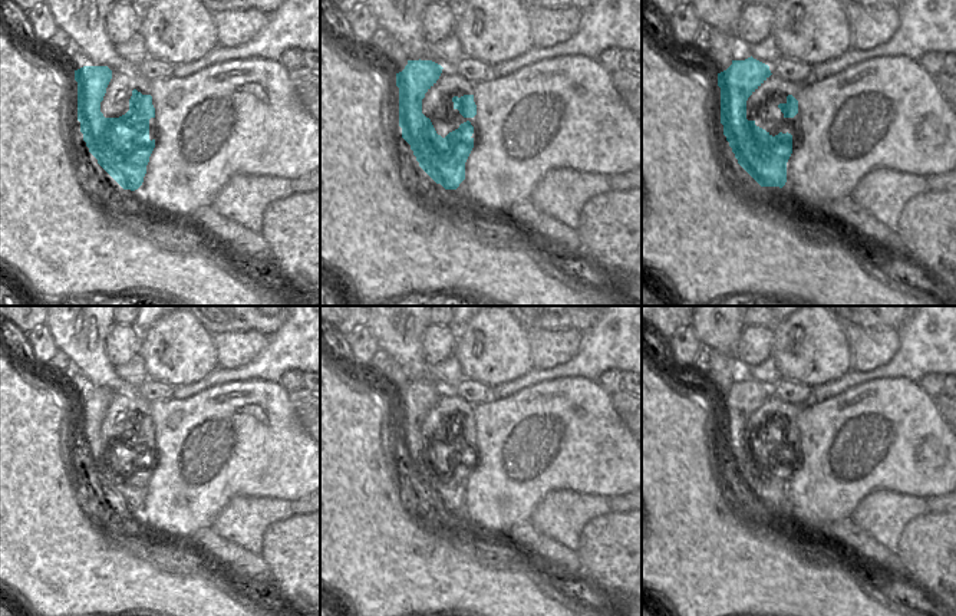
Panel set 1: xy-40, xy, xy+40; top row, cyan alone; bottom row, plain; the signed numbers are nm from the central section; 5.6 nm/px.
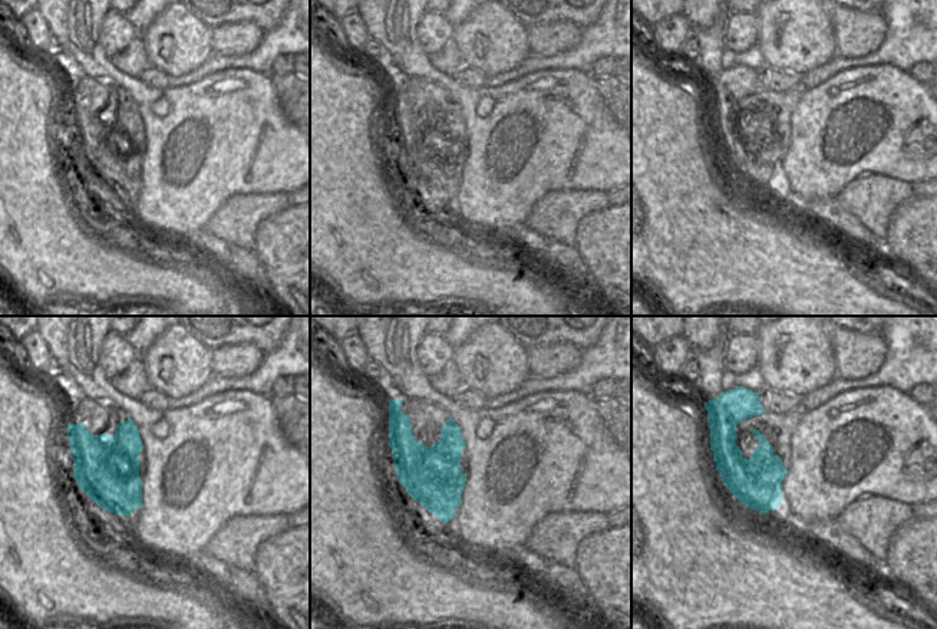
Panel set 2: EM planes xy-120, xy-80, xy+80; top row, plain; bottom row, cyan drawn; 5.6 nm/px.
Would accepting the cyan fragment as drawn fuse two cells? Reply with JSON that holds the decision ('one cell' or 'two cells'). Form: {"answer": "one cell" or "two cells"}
{"answer": "one cell"}

